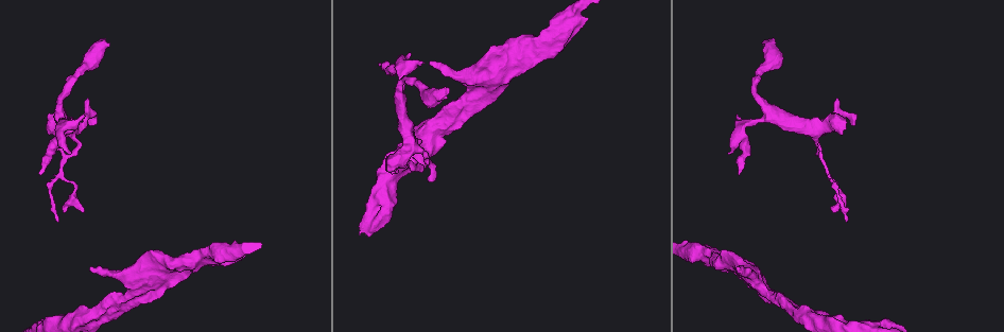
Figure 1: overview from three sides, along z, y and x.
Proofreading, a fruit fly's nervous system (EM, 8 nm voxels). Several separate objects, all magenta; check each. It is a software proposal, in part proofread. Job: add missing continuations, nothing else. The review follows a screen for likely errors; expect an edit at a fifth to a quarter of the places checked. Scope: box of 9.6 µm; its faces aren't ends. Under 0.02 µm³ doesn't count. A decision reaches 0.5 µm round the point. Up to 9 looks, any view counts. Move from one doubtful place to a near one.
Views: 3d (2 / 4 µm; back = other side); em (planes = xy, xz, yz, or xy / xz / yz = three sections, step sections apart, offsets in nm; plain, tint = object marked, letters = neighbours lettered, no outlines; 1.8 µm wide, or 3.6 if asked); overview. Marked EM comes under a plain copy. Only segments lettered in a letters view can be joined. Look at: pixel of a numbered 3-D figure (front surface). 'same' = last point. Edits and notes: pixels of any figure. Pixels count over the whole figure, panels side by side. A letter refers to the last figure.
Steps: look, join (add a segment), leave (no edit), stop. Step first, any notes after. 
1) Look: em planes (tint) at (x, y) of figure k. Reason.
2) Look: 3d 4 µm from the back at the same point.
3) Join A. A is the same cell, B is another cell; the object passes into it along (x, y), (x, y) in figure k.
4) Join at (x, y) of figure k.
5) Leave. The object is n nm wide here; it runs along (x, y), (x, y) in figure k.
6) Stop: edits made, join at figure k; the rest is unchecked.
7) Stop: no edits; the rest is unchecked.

Look: 3d 4 µm at (40, 175) of figure 1. Branch stops here.

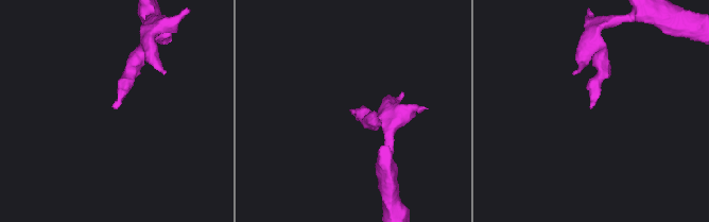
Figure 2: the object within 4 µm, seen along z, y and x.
Look: em xy step 4 (tint) at (351, 110) of figure 2.

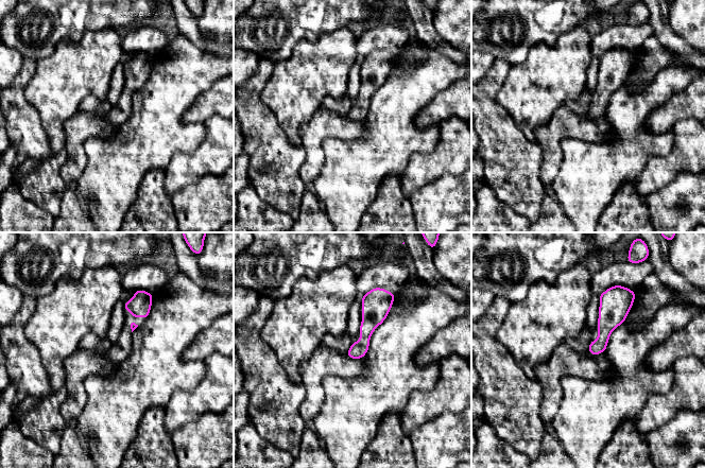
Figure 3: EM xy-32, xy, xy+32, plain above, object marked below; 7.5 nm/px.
Look: em planes (letters) at the same point. Cut it another way.

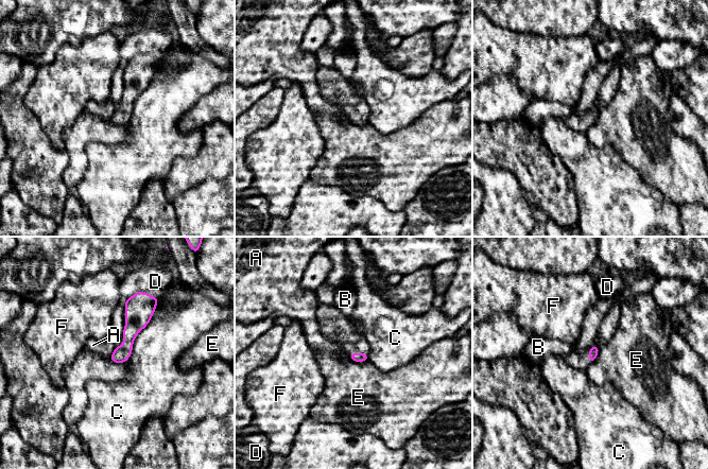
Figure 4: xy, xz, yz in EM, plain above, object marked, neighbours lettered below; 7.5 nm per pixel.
Leave. A, B, C, D, E and F are other cells; none of them fits.

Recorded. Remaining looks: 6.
Look: em planes (letters) at (811, 130) of figure 1. Abrupt turn.

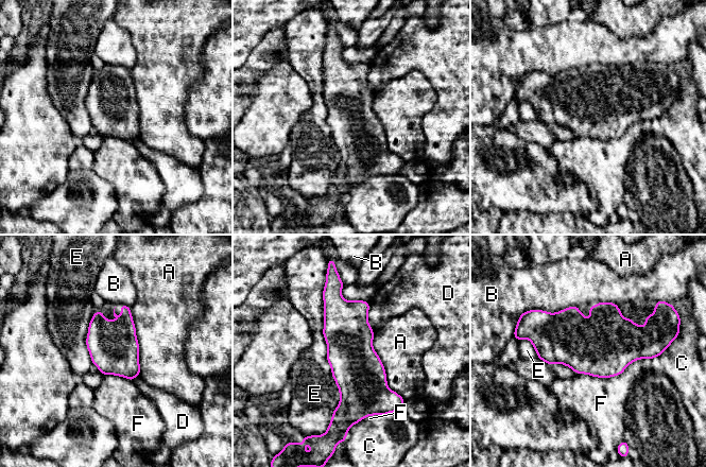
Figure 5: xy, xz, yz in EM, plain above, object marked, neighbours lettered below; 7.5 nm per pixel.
Leave. The object is 380 nm wide here; A, B, C, D, E and F are other cells; a border runs along (368, 301), (367, 323), (374, 331) in figure 5; none of them fits.

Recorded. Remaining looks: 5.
Look: 3d 4 µm at (449, 89) of figure 1. Free end.

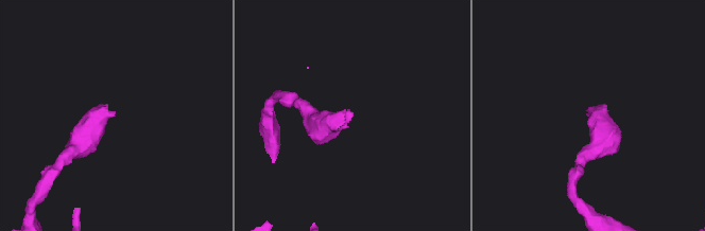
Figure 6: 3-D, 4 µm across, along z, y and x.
Look: em planes (letters) at (589, 110) of figure 6.

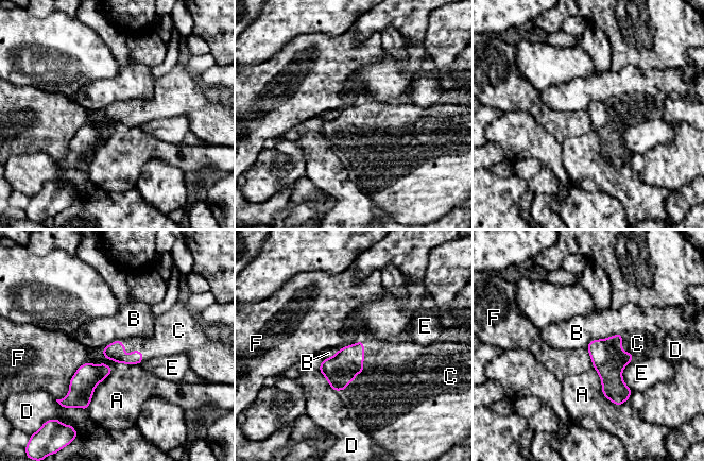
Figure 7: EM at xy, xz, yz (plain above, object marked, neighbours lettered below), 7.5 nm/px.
Join C. The object is 140 nm wide here; C is the same cell, A, B, D, E and F are other cells; the neuron continues.

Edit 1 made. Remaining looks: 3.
Look: 3d 2 µm at (82, 115) of figure 1. Free end.

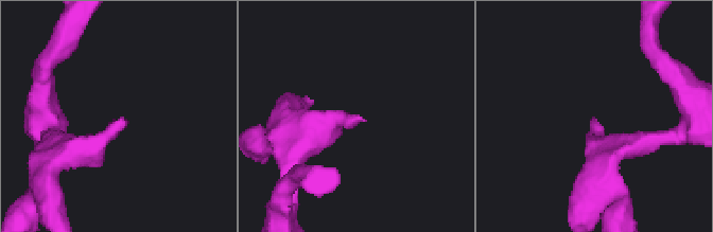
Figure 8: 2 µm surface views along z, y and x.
Look: em planes (letters) at (594, 118) of figure 8.

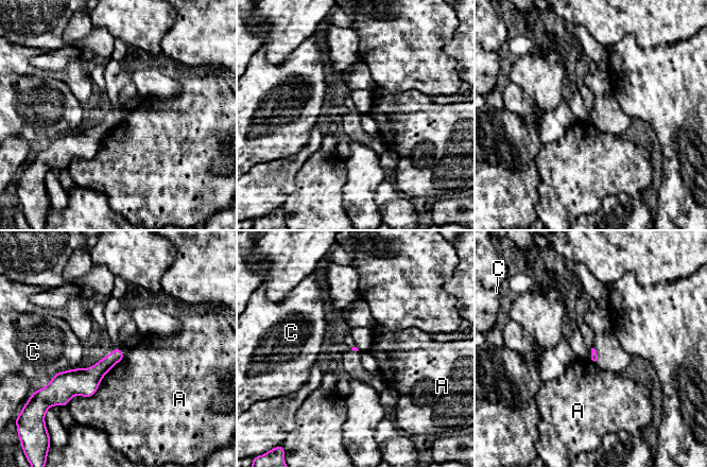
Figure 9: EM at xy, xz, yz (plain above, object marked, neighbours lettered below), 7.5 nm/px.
Leave. A and C are other cells; a border runs along (124, 357), (91, 396), (68, 403) in figure 9; no lettered segment goes on from it.

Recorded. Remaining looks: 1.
Stop: edits made, join at figure 7; the rest is unchecked.

